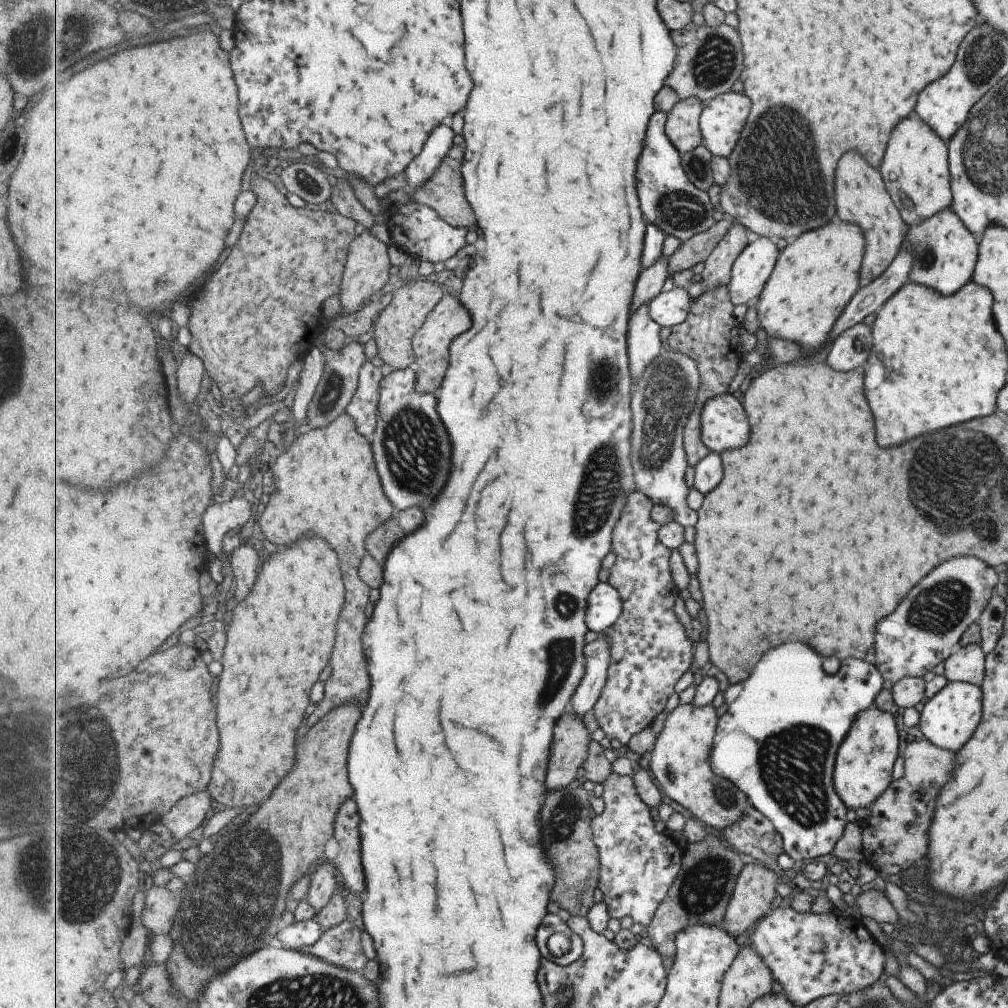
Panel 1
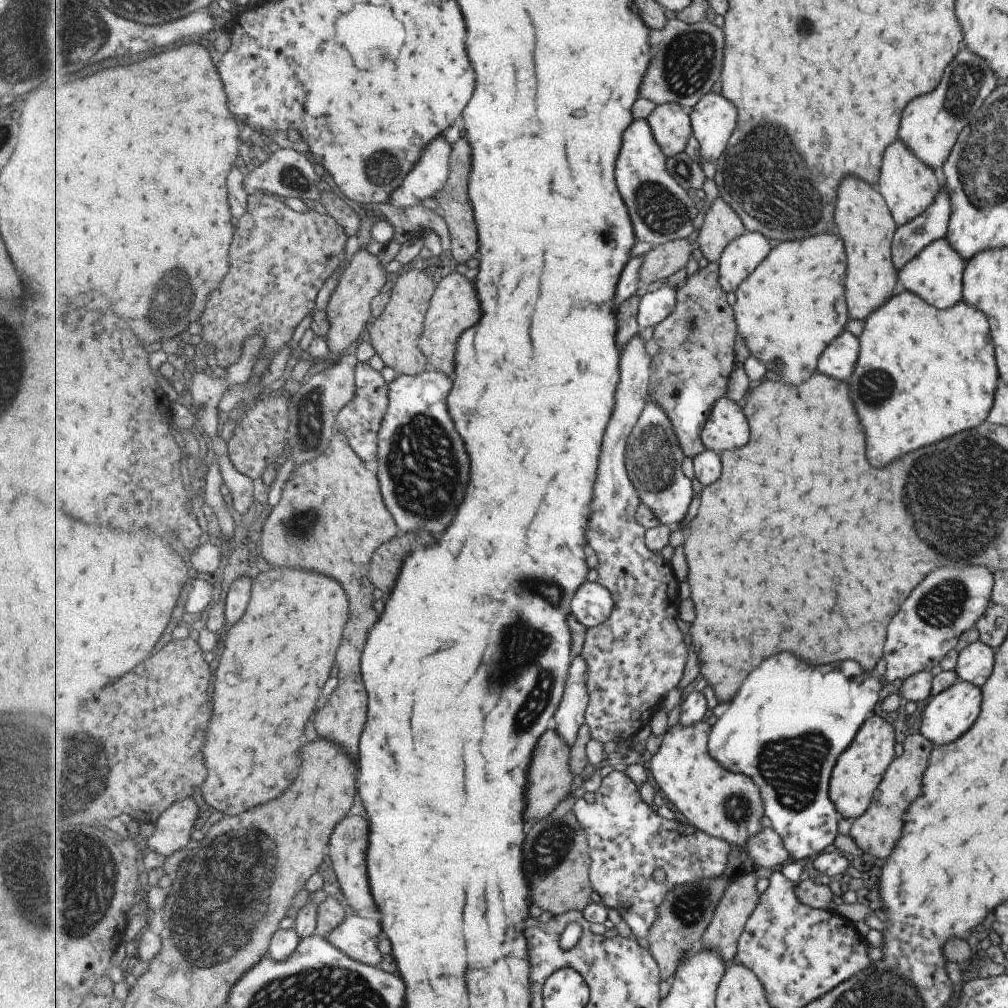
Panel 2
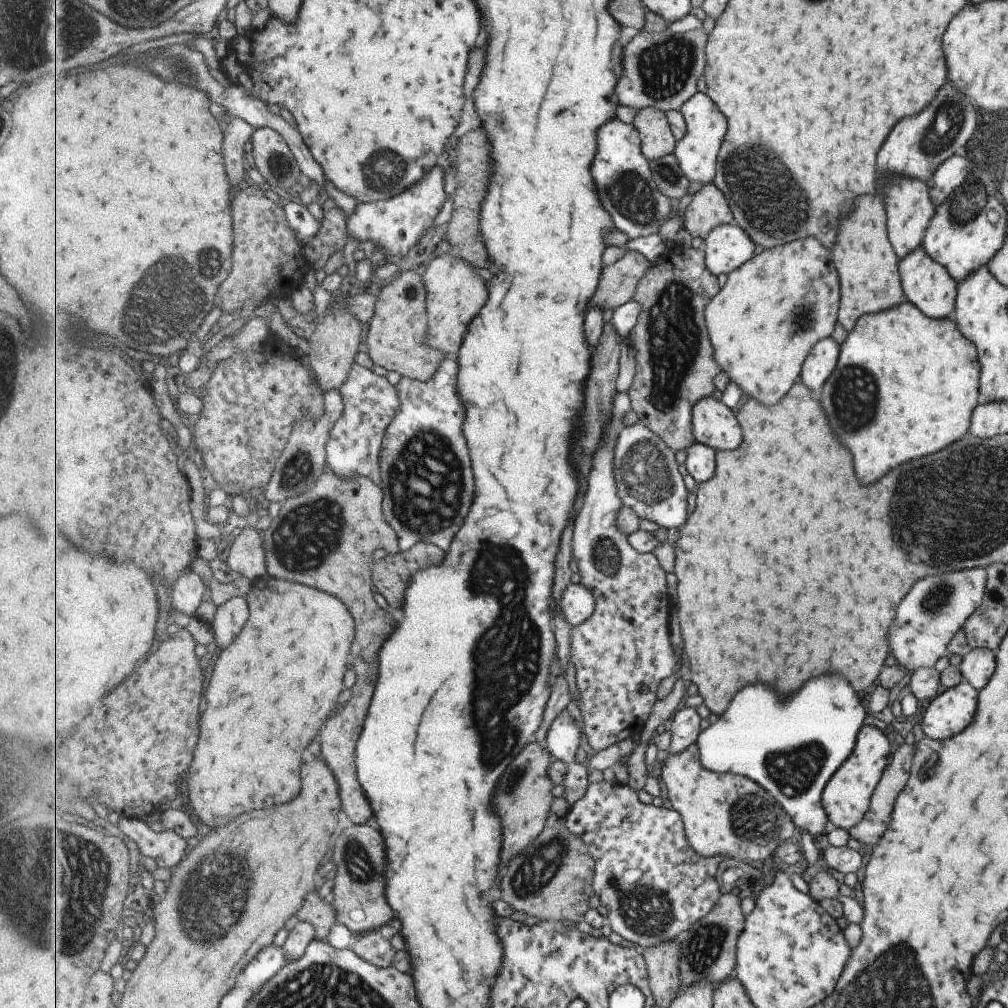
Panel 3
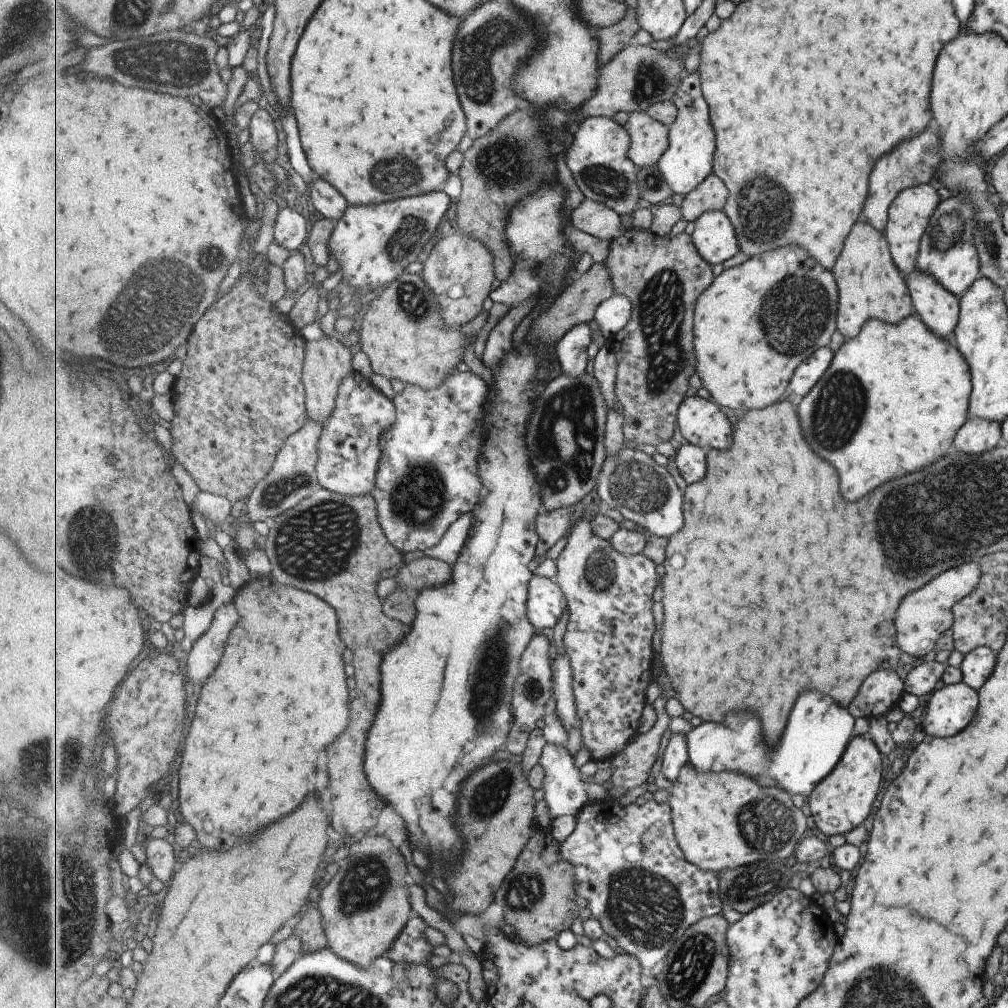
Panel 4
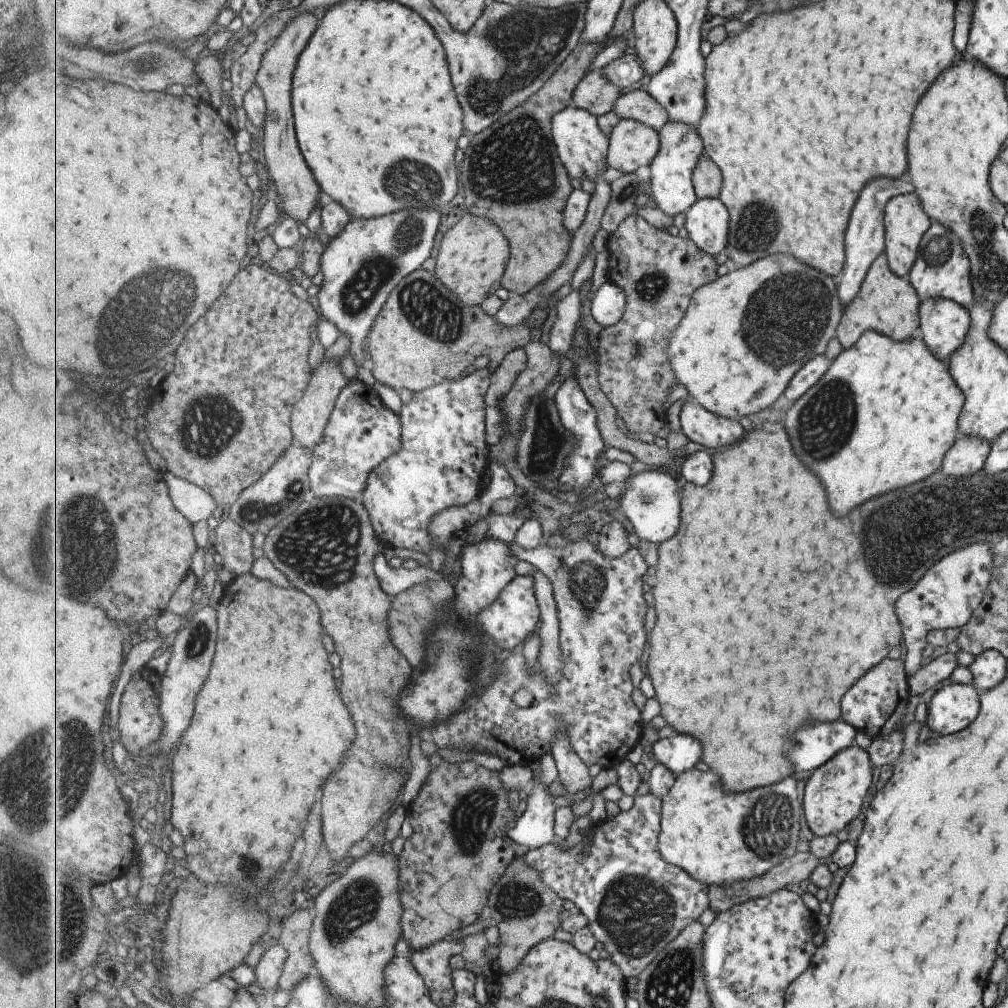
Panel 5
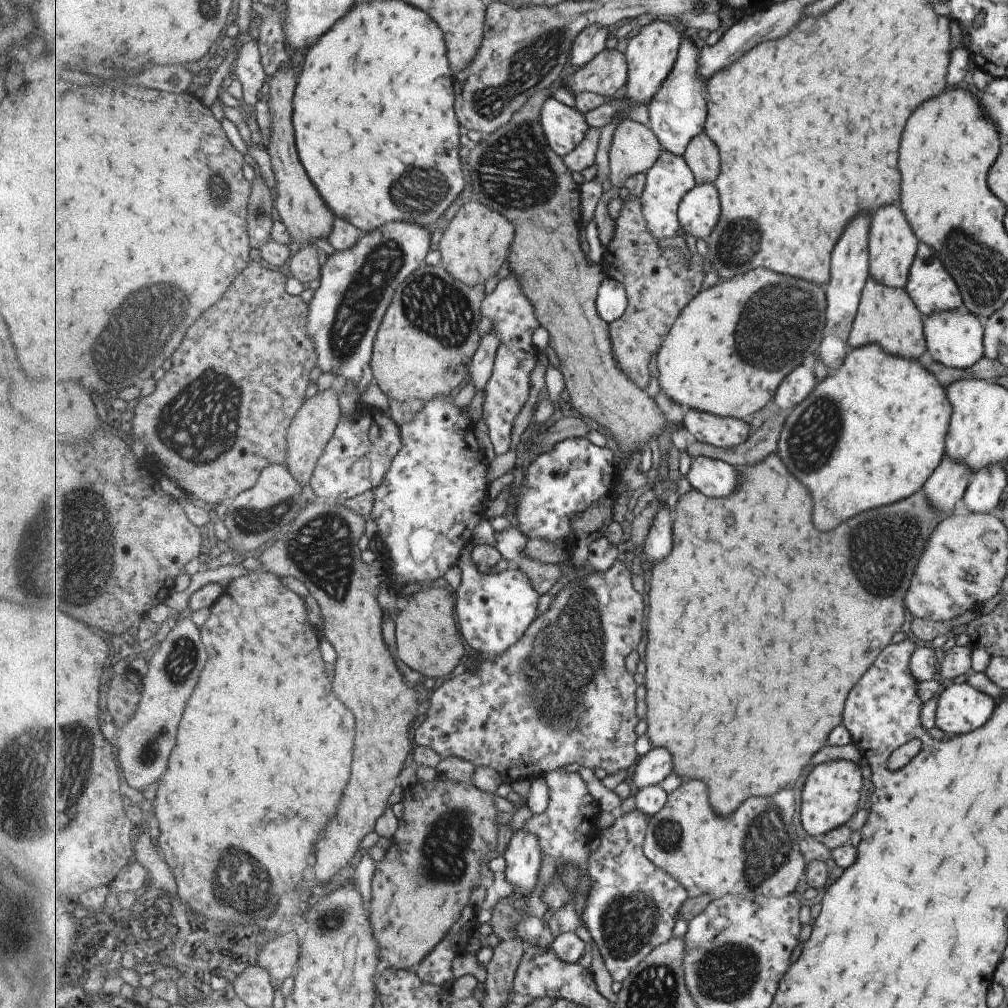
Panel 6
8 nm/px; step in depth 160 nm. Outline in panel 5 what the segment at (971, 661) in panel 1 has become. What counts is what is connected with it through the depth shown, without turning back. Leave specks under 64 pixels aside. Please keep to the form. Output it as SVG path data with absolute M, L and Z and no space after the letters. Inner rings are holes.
M987 650L975 656L969 666L969 672L973 678L973 688L977 692L989 690L989 686L995 686L1003 674L1005 674L1007 660L995 650Z

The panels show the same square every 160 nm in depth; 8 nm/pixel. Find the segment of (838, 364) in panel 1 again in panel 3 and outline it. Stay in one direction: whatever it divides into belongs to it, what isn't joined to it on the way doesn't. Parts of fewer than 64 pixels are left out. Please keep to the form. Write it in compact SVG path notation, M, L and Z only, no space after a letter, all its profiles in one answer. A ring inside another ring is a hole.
M824 338L820 342L817 342L815 348L812 350L812 354L805 361L800 380L805 380L805 384L811 390L819 390L821 384L823 384L823 380L836 367L839 349L840 346L831 338Z

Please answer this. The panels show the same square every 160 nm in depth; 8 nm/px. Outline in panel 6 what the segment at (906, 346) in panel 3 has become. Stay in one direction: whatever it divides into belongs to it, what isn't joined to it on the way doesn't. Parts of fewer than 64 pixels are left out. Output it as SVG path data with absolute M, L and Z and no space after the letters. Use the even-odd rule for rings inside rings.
M873 343L849 349L843 364L822 378L813 387L813 392L801 404L793 408L785 422L783 434L781 434L781 446L779 446L781 458L785 458L785 462L789 462L789 470L793 470L793 474L797 474L797 478L801 478L801 482L805 482L809 486L809 490L813 490L813 498L817 498L817 514L813 514L813 522L817 522L817 530L831 530L839 522L843 522L845 518L849 518L853 514L859 514L869 508L885 506L889 502L901 500L921 489L944 455L944 438L947 434L951 413L952 406L946 397L945 389L917 359L887 354L880 346Z

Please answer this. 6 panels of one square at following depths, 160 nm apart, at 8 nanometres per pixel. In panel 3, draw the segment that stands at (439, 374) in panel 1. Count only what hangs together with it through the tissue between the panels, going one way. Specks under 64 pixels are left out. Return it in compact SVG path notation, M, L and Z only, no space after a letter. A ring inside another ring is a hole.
M454 252L441 255L423 274L428 289L428 343L450 358L459 354L459 346L463 342L463 336L467 334L469 324L489 300L489 290L485 280L477 272L473 272L473 268L467 266L469 263L461 256L458 257Z

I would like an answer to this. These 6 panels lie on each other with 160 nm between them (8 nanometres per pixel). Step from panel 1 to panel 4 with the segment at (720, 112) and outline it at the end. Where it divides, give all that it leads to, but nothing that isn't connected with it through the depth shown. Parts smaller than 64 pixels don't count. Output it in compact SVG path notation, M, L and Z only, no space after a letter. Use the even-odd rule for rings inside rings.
M699 68L683 81L680 94L673 100L678 108L678 119L670 125L670 145L658 165L674 193L686 198L692 190L714 173L717 133L712 123L712 112L708 100L702 89Z

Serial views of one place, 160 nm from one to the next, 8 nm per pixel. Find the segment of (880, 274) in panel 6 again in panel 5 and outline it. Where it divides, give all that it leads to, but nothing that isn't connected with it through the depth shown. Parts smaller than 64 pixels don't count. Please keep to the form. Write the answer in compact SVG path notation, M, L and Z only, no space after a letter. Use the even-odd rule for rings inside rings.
M903 194L897 198L891 198L883 208L883 251L887 268L891 274L906 278L917 255L920 237L929 228L931 222L927 214L921 210L919 198L915 194Z

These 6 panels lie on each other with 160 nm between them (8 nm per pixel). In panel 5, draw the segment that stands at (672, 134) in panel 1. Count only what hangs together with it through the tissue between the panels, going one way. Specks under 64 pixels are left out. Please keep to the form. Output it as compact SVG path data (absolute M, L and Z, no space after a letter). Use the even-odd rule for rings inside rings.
M622 119L610 138L608 163L615 175L650 166L660 152L660 131L636 119Z

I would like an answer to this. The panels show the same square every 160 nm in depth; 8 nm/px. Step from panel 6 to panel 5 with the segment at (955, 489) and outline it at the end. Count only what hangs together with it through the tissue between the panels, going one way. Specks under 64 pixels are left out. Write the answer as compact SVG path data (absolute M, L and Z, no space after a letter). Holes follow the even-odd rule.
M958 436L943 456L939 472L943 476L967 478L983 467L992 444L977 436Z

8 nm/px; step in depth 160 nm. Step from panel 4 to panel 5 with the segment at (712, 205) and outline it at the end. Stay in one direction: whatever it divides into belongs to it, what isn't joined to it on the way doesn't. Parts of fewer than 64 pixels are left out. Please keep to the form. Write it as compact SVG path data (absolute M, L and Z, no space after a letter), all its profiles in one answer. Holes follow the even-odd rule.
M704 156L694 173L696 195L699 199L719 199L724 188L724 178L720 166Z

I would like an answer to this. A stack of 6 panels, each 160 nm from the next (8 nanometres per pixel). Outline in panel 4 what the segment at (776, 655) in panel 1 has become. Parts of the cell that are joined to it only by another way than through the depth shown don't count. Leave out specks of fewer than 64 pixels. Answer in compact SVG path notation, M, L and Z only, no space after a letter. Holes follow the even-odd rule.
M809 690L797 700L793 718L789 718L789 726L779 744L767 746L759 714L741 710L741 714L729 714L723 724L707 722L687 732L689 763L702 773L735 770L747 776L769 776L794 797L811 797L816 784L833 770L853 736L853 717L846 707L833 702L827 694Z

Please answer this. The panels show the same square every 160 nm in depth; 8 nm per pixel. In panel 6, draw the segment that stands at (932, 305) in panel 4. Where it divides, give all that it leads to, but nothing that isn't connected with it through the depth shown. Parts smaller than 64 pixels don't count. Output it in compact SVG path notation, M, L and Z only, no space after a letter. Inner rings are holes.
M967 309L935 311L922 319L922 333L926 342L927 354L931 360L951 368L969 368L984 354L982 326L977 317Z

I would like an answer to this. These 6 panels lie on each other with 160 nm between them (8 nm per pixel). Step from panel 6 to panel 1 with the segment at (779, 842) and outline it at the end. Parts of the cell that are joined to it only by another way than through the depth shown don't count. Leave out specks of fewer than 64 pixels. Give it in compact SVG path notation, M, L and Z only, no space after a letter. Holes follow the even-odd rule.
M681 704L673 709L664 722L655 750L648 756L651 775L655 776L663 794L687 809L700 823L718 832L741 822L749 814L750 799L745 790L713 771L712 749L717 734L717 710L713 704L695 706Z

